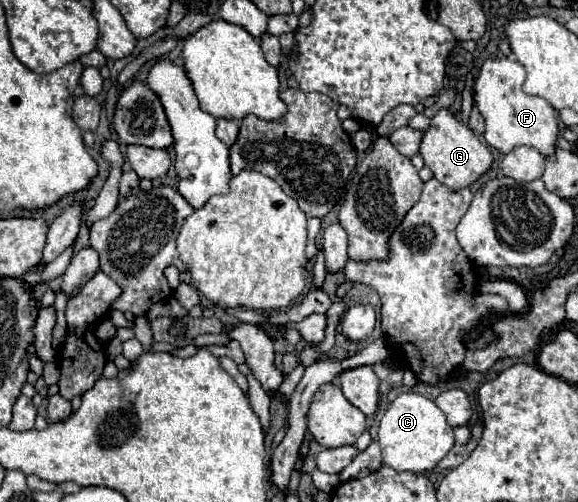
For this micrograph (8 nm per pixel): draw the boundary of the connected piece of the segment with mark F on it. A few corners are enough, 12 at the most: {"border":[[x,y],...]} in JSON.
{"border":[[488,59],[474,89],[484,139],[552,159],[556,111],[522,91],[526,69]]}

